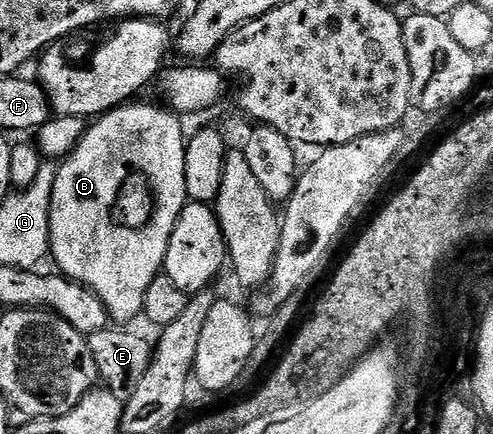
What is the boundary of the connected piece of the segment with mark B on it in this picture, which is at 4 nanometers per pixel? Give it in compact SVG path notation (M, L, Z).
M129 102L127 104L122 104L118 108L112 109L110 112L105 112L103 116L99 117L95 121L96 124L87 129L85 131L84 136L78 142L78 146L76 149L72 151L71 156L63 157L62 163L56 169L56 177L54 178L54 194L50 198L50 242L48 243L48 247L50 249L51 259L54 261L56 259L56 264L61 273L67 279L77 283L84 284L91 290L94 294L98 294L98 298L104 303L106 306L106 310L108 311L109 317L113 321L116 322L124 322L120 320L132 320L135 316L139 317L141 313L144 311L144 299L146 298L146 292L150 290L150 284L154 282L154 278L156 276L161 275L162 269L164 267L164 259L166 258L166 250L170 246L170 234L174 234L174 226L178 222L178 214L182 214L182 210L184 209L185 204L189 203L188 191L186 190L186 132L184 136L184 128L180 125L181 117L177 115L177 113L173 112L171 107L163 106L164 108L159 108L156 104L136 104L140 102Z

